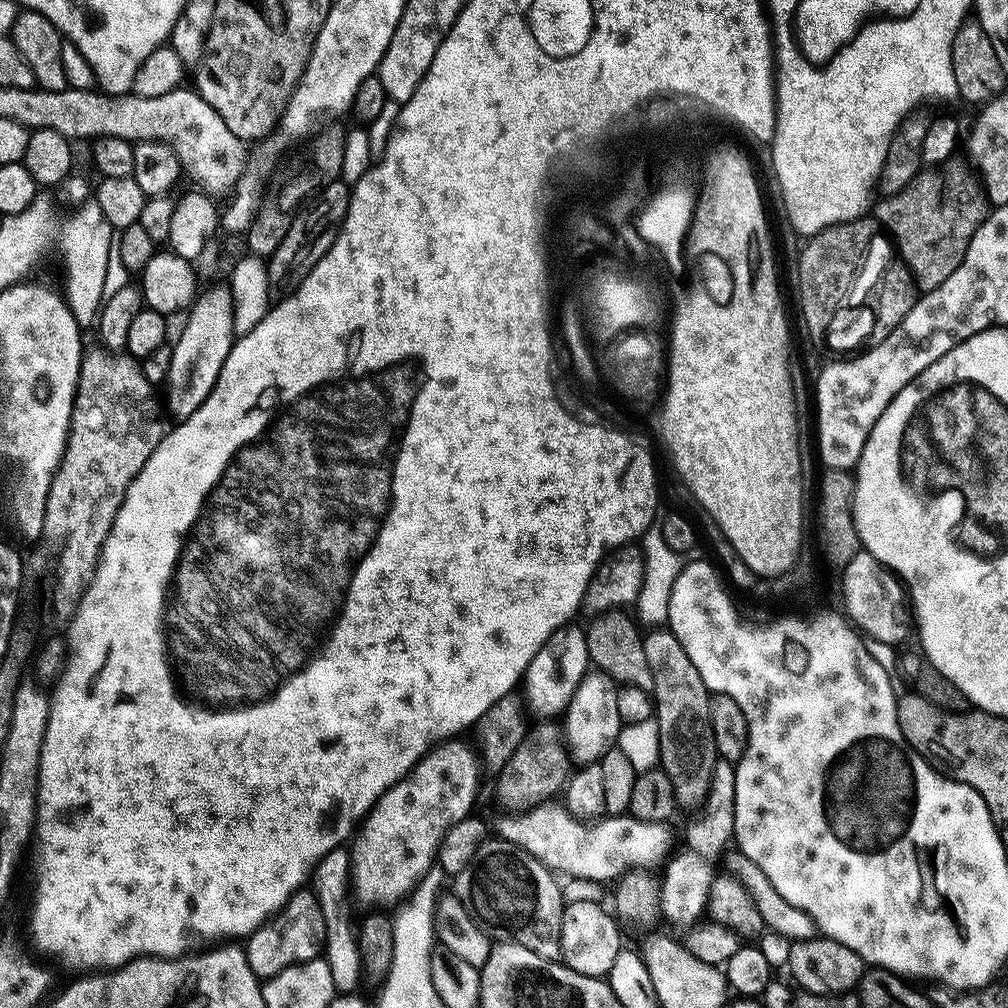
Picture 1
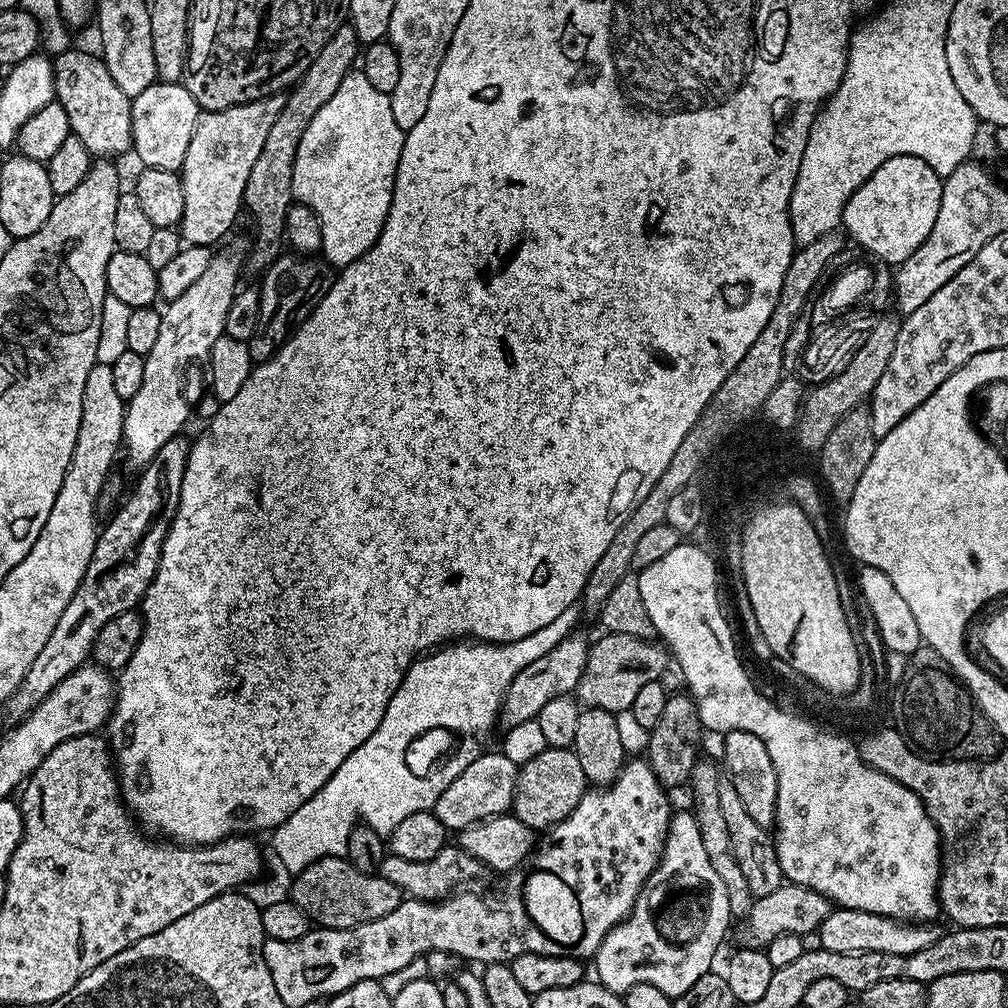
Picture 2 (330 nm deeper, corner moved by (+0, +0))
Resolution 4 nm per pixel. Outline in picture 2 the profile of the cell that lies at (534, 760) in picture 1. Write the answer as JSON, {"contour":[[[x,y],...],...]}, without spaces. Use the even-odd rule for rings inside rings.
{"contour":[[[617,632],[601,637],[597,644],[593,643],[589,647],[586,666],[574,693],[575,699],[584,708],[601,708],[613,714],[629,711],[642,686],[663,677],[664,667],[670,664],[669,657],[659,643],[651,644],[653,641],[648,638]]]}

